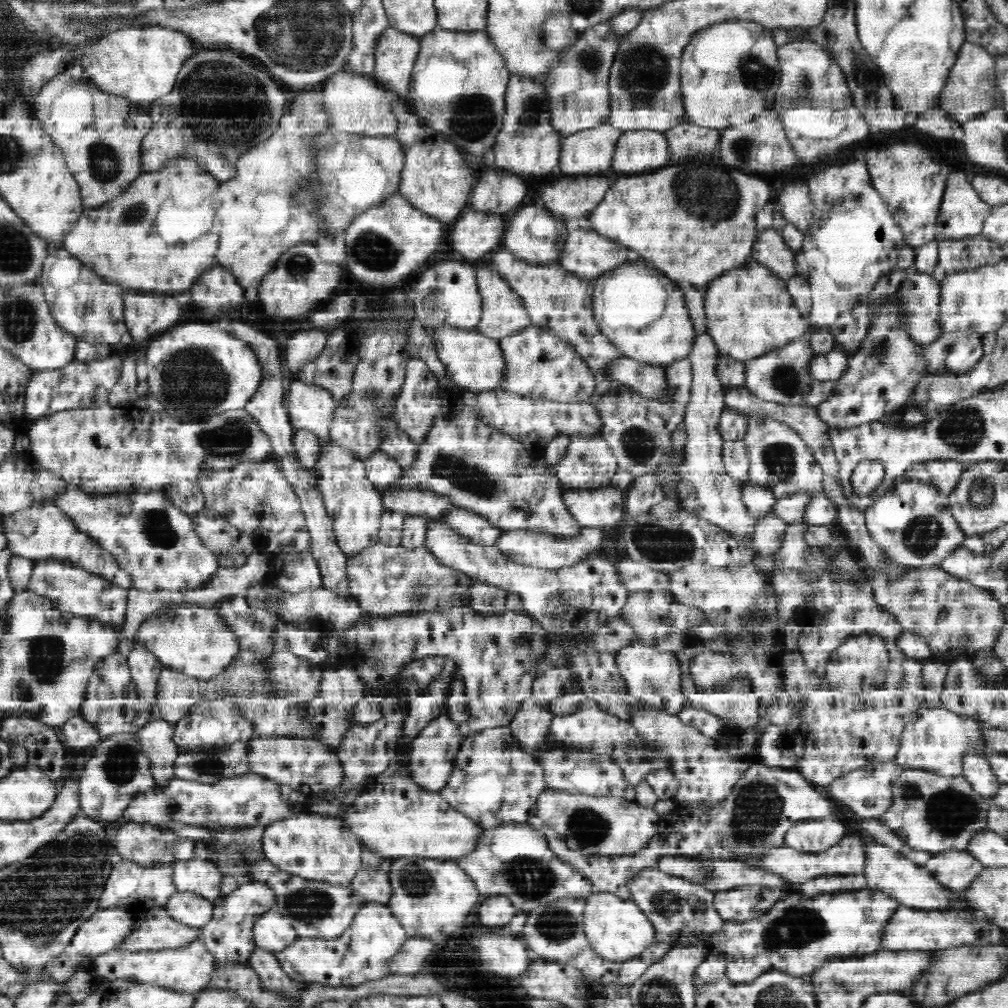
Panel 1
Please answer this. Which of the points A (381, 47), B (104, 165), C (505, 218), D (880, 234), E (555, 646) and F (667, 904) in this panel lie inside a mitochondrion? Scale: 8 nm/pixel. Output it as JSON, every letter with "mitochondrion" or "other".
{"A":"other","B":"mitochondrion","C":"other","D":"other","E":"mitochondrion","F":"mitochondrion"}

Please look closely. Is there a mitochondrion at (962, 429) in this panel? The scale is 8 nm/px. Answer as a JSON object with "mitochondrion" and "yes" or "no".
{"mitochondrion":"yes"}

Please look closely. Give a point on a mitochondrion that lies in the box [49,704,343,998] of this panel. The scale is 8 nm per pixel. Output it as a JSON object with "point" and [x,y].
{"point":[309,906]}

